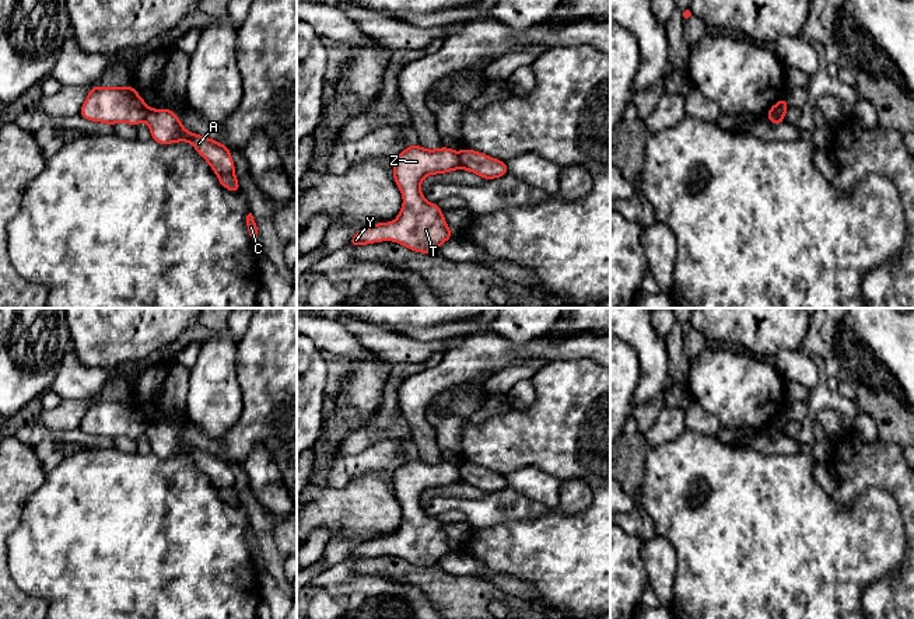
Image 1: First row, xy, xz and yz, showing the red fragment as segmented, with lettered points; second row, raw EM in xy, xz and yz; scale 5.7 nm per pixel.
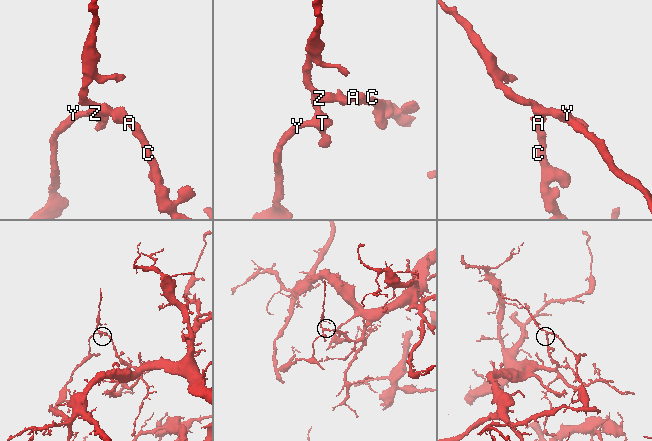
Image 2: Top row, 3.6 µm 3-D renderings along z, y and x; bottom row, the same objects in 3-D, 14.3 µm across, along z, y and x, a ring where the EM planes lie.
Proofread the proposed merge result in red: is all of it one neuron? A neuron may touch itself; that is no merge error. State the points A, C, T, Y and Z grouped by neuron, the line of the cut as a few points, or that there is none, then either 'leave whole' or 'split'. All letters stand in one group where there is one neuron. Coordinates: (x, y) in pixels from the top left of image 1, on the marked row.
A C / T Y Z; cut in yz along (767, 114), (783, 118); split

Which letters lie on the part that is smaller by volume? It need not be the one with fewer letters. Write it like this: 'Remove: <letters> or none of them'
Remove: T, Y, Z

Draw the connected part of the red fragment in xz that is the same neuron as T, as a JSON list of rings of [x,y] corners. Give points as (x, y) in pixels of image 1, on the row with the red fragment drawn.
[[[409,146],[393,162],[393,176],[403,193],[403,207],[392,223],[372,224],[358,231],[349,244],[353,246],[378,241],[396,241],[412,251],[431,253],[454,234],[448,228],[442,210],[427,202],[420,190],[426,175],[451,172],[462,168],[459,153],[441,147],[426,150]]]

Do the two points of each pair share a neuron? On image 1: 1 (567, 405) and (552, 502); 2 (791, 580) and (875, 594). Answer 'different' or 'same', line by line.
1: different
2: different

